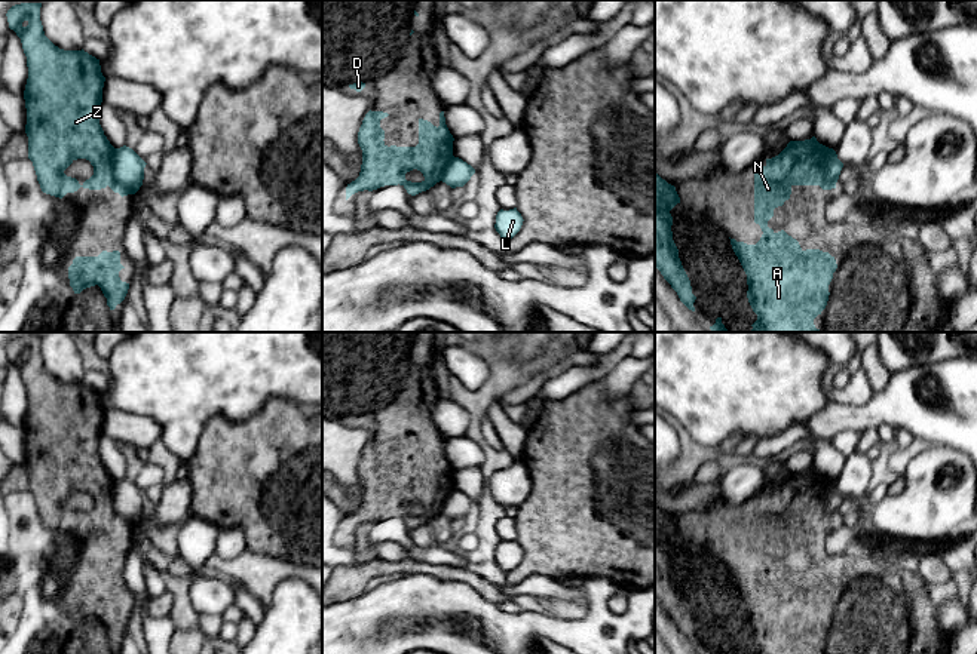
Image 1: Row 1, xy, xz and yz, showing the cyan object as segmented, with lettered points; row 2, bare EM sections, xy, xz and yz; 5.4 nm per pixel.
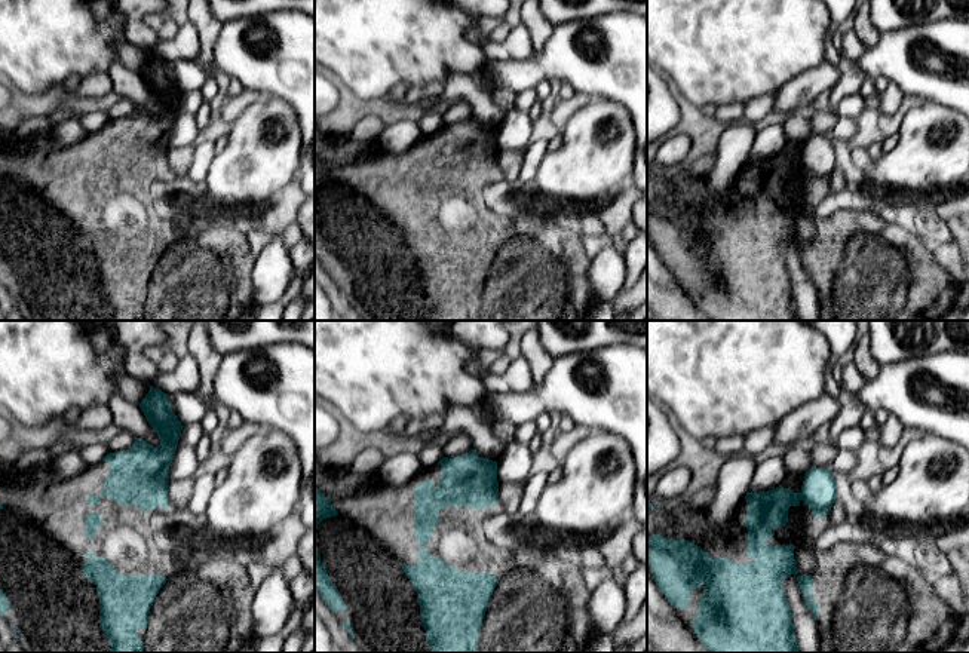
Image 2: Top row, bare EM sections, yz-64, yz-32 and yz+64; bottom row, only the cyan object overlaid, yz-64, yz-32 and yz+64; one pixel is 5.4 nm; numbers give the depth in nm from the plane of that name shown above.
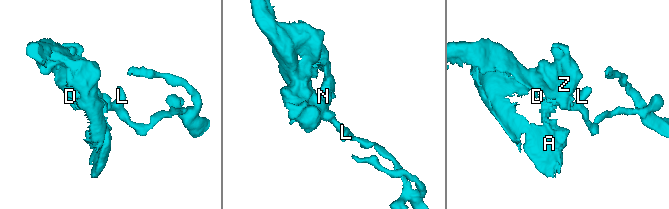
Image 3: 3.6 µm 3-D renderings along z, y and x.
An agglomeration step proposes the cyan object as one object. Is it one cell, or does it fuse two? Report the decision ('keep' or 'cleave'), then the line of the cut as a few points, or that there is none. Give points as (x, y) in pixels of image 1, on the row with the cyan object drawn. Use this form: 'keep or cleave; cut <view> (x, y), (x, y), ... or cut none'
cleave; cut yz (832, 149), (821, 157), (824, 178), (818, 184)

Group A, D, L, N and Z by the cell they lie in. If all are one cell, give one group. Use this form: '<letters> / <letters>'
A D N Z / L

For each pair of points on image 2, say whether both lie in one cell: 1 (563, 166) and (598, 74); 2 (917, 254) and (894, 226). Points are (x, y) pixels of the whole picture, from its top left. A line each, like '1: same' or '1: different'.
1: different
2: same

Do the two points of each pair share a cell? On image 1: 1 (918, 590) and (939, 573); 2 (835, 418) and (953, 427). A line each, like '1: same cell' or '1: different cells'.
1: different cells
2: same cell

